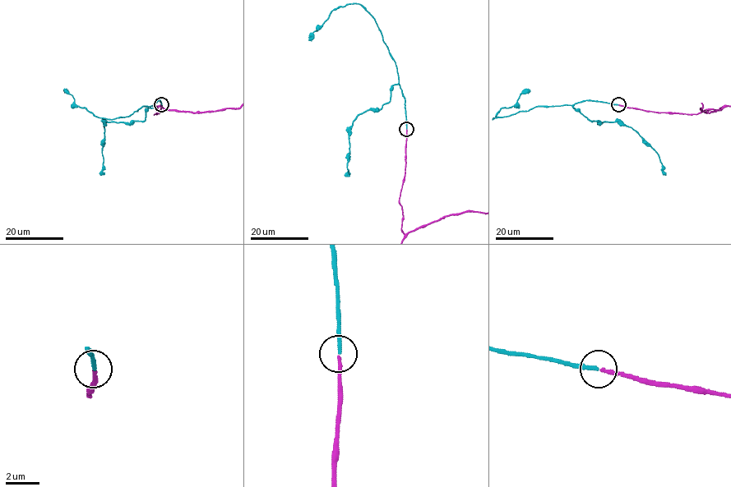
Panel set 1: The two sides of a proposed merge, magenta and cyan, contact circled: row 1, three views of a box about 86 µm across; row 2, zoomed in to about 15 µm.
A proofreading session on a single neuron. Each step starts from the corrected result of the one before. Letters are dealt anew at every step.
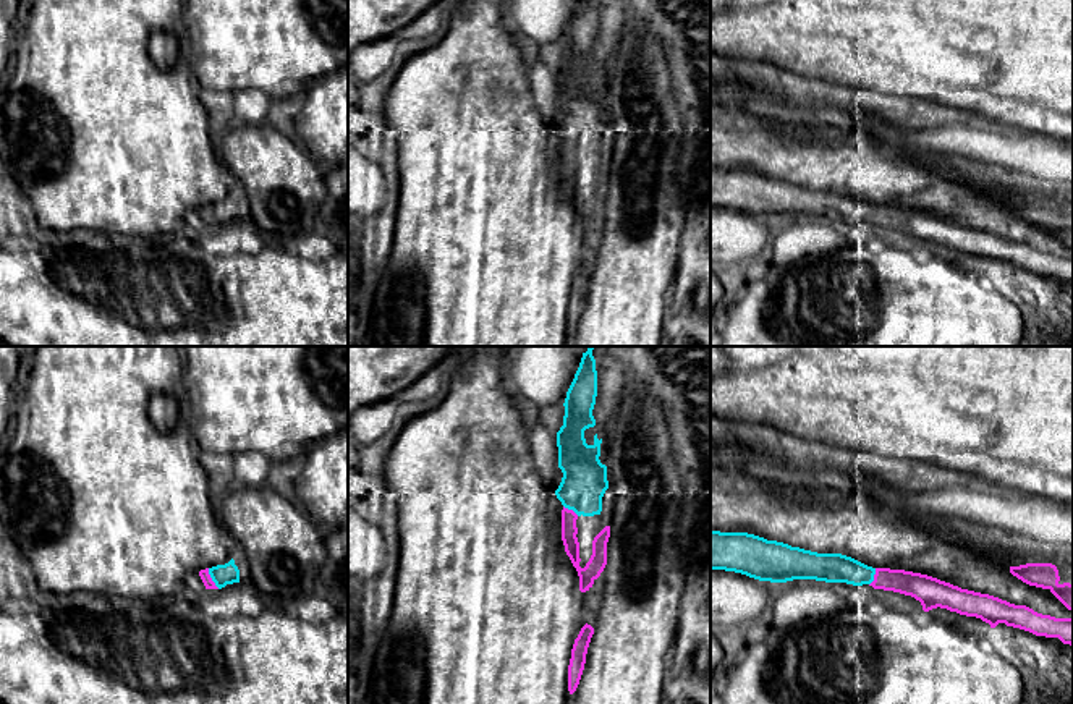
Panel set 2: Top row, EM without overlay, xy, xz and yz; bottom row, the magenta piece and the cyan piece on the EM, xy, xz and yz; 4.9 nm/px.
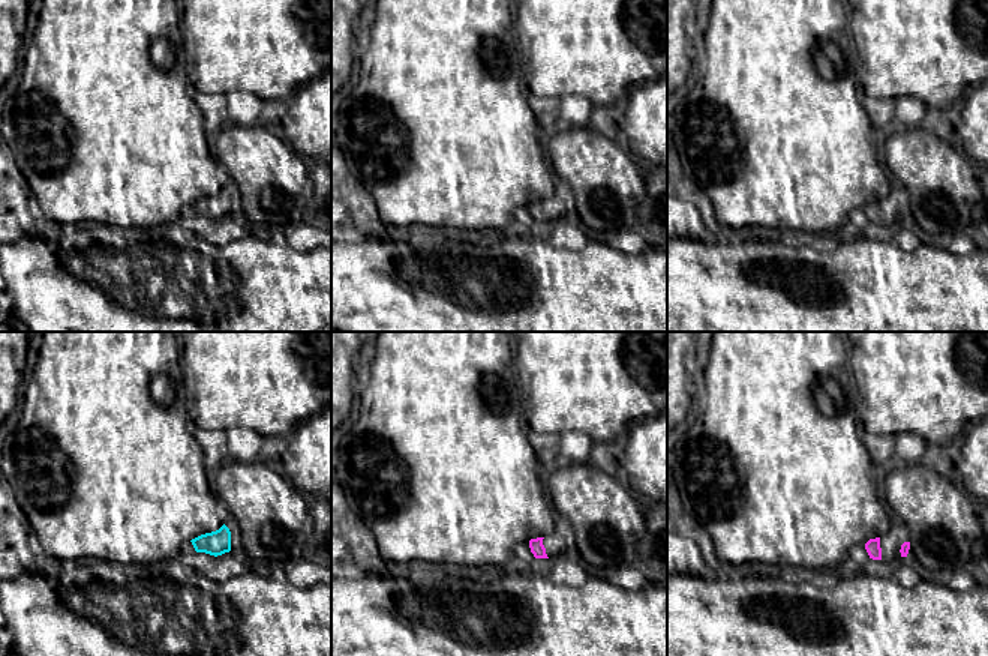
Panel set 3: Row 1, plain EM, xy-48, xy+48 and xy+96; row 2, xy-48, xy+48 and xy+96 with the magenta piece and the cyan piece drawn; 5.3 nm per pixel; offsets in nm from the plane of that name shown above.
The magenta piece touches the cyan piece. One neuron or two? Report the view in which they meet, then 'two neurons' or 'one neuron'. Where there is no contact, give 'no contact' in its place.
contact in xy; one neuron

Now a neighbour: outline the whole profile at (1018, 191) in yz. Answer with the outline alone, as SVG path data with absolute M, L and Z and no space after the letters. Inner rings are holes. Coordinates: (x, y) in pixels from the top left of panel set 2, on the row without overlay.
M981 175L976 183L992 194L1003 196L1010 201L1016 202L1026 202L1026 201L1052 201L1058 207L1058 201L1045 194L1044 191L1037 191L1031 186L1028 186L1023 181L1008 181L1005 178L994 178L987 175Z

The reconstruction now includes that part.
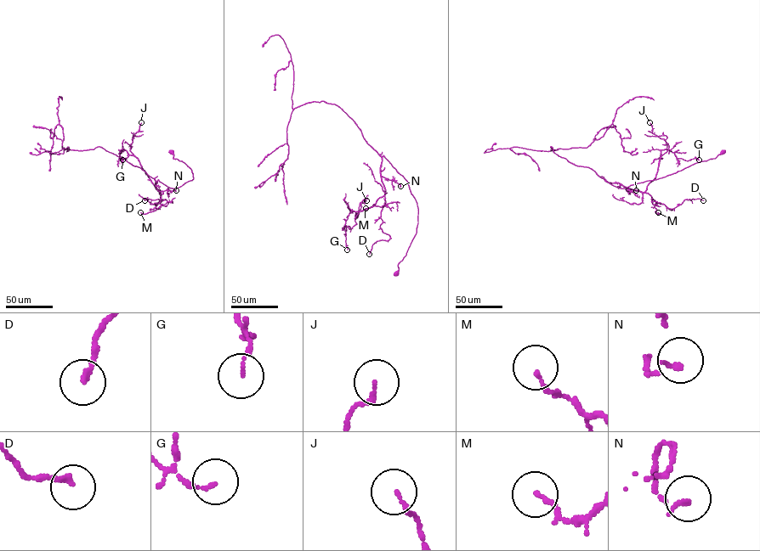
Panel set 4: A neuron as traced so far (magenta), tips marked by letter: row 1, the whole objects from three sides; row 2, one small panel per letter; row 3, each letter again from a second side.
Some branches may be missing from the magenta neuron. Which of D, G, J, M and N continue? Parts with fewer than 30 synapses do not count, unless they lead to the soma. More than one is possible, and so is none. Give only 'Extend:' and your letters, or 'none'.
Extend: none

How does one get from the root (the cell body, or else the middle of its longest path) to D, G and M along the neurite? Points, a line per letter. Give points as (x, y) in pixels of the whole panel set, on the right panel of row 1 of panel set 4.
D: (723, 151), (715, 158), (624, 188), (604, 180), (648, 193), (671, 209), (685, 199), (703, 200)
G: (723, 151), (715, 158), (624, 188), (604, 180), (644, 192), (657, 173), (661, 150), (685, 160), (699, 160)
M: (723, 151), (715, 158), (624, 188), (617, 188), (604, 180), (648, 193), (655, 201), (655, 211), (658, 212)

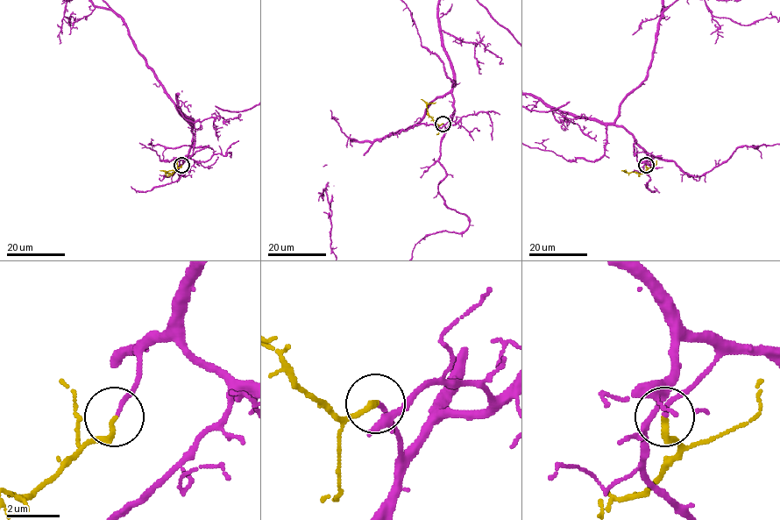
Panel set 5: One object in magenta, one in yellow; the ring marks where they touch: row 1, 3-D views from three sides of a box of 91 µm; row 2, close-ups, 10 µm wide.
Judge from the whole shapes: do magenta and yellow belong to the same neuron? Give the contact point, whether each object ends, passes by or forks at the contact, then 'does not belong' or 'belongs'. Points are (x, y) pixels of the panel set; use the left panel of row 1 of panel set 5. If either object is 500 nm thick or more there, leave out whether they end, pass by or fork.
at (181, 165); magenta ends there; yellow ends there; belongs

